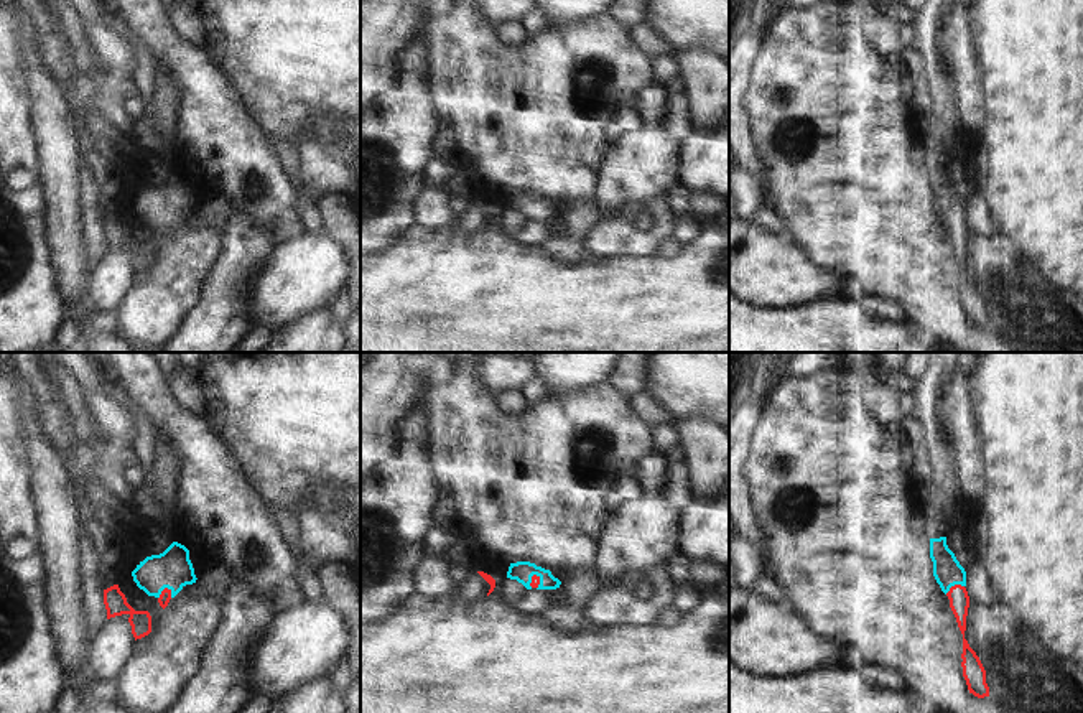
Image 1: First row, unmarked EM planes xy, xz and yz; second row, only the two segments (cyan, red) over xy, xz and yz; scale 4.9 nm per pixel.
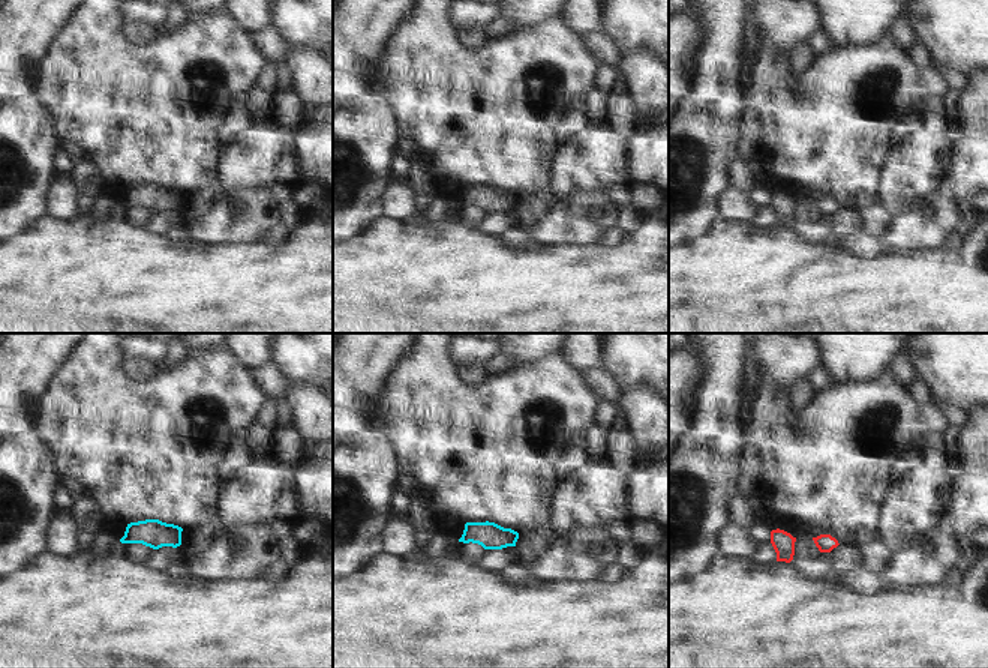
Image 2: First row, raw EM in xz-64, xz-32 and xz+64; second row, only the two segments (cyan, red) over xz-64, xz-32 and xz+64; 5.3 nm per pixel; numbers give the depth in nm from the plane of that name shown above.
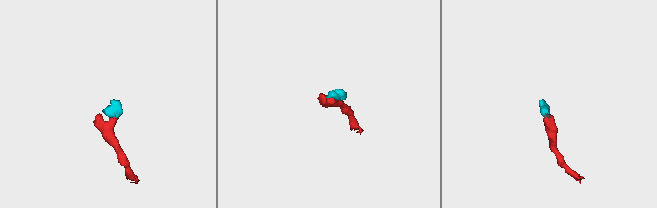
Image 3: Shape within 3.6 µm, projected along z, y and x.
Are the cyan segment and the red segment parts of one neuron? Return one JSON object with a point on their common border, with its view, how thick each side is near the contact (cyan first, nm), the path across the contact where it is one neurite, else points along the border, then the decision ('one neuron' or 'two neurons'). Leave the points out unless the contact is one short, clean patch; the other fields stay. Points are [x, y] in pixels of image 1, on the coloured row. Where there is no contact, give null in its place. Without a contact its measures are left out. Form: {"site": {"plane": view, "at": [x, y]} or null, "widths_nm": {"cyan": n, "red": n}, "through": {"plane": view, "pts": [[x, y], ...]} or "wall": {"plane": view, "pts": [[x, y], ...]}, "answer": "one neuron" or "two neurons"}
{"site": {"plane": "xy", "at": [163, 588]}, "widths_nm": {"cyan": 190, "red": 60}, "through": {"plane": "xy", "pts": [[171, 568], [163, 577], [163, 588], [165, 596]]}, "answer": "one neuron"}

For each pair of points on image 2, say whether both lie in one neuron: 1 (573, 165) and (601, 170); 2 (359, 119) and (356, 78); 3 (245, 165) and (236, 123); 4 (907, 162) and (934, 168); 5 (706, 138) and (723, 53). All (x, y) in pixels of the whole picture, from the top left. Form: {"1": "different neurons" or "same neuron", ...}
{"1": "same neuron", "2": "different neurons", "3": "different neurons", "4": "same neuron", "5": "same neuron"}

